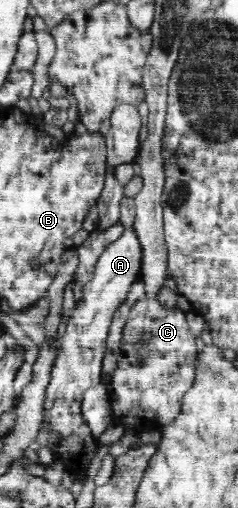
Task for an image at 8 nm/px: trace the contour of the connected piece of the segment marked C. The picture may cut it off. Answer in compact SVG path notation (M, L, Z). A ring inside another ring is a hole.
M158 299L139 300L123 330L118 370L112 376L111 412L118 416L136 414L140 418L156 420L163 427L180 416L183 396L195 382L198 354L195 340L186 312L179 306L168 309ZM136 354L147 359L144 366L136 366Z

